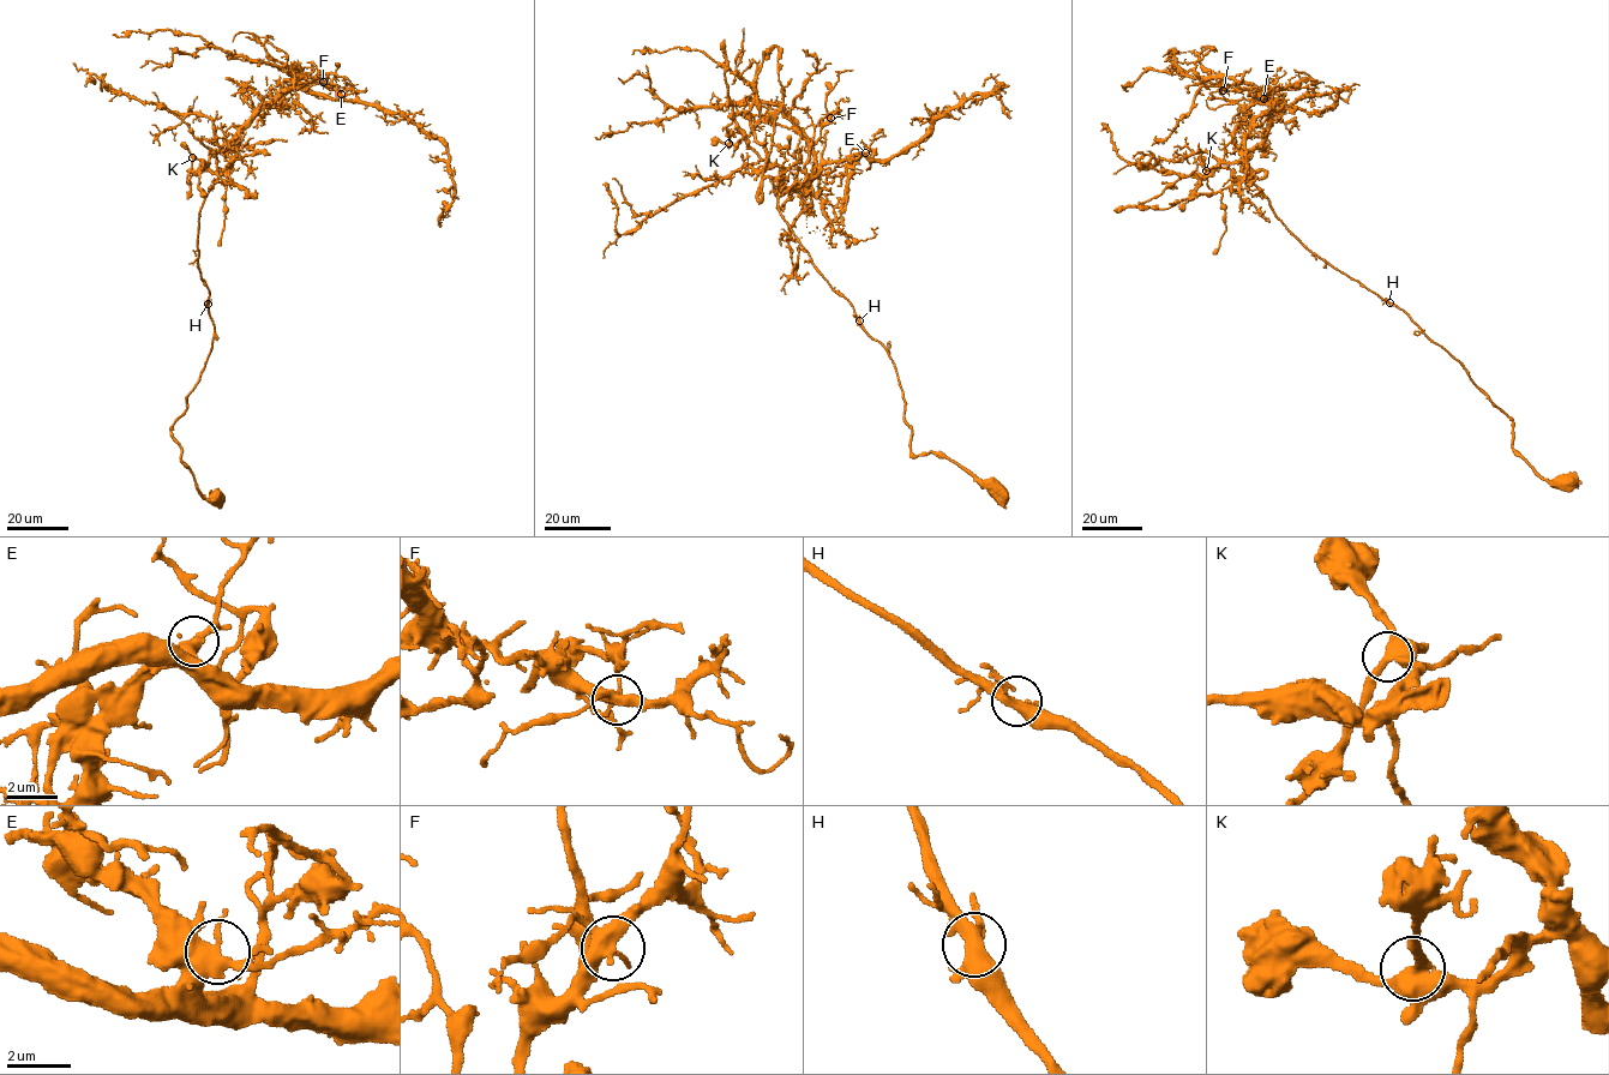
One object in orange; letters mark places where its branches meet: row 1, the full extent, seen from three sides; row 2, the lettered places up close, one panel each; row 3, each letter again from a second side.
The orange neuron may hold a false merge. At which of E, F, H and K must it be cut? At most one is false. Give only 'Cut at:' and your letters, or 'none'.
Cut at: F

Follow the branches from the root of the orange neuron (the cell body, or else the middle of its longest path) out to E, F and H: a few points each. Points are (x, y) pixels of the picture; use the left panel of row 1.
E: (217, 498), (203, 498), (172, 431), (212, 347), (198, 265), (202, 203), (263, 108), (292, 89), (341, 94)
F: (217, 498), (203, 498), (172, 431), (212, 347), (198, 265), (202, 203), (263, 108), (310, 77), (323, 82)
H: (217, 498), (210, 494), (203, 498), (172, 431), (186, 409), (188, 392), (211, 350), (215, 330), (208, 304)

